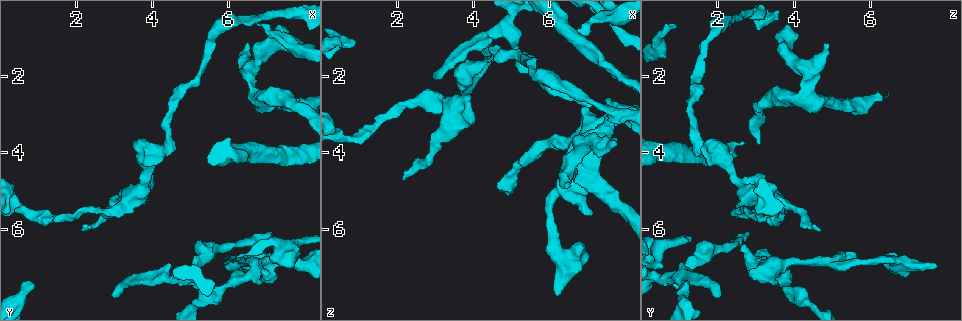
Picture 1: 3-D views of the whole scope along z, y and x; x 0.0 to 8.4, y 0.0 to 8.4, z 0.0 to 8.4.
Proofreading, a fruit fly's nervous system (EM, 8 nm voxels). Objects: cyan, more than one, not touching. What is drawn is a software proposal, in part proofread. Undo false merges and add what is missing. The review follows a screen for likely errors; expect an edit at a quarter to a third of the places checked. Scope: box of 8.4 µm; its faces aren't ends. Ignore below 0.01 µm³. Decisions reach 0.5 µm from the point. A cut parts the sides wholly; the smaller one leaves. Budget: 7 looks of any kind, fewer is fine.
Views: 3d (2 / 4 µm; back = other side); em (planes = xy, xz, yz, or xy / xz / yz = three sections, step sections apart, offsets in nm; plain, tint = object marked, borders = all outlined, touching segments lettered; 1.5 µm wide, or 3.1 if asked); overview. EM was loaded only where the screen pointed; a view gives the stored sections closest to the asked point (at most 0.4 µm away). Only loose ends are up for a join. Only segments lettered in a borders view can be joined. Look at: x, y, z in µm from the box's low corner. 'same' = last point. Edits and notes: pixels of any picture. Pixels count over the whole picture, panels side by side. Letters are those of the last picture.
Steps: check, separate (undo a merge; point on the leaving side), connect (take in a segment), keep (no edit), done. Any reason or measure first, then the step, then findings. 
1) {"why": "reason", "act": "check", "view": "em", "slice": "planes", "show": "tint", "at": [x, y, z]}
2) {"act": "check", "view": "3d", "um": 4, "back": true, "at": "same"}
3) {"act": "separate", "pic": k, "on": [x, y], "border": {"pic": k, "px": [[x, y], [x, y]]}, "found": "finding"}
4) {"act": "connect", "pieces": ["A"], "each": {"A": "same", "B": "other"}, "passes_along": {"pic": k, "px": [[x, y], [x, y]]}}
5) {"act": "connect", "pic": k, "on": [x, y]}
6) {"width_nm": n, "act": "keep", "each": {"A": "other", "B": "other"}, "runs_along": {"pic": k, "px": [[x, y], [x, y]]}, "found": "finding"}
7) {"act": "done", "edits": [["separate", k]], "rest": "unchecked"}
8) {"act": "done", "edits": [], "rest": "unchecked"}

{"why": "branch stops here", "act": "check", "view": "em", "slice": "planes", "show": "plain", "at": [6.75, 0.70, 0.80]}

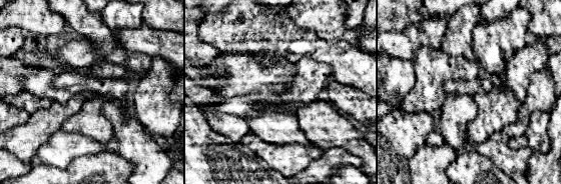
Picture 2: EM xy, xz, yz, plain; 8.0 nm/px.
{"act": "check", "view": "em", "slice": "planes", "show": "borders", "at": "same"}

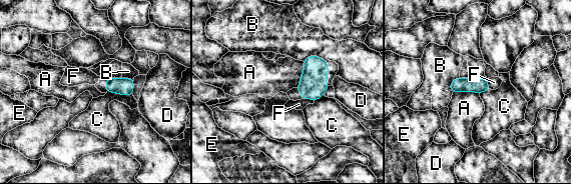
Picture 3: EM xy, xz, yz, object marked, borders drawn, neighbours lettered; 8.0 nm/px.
{"act": "connect", "pieces": ["F"], "each": {"A": "other", "B": "other", "C": "other", "D": "other", "E": "other", "F": "same"}, "found": "the neuron continues"}

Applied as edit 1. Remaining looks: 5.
{"act": "check", "view": "em", "slice": "planes", "show": "borders", "at": [6.50, 1.15, 4.80]}

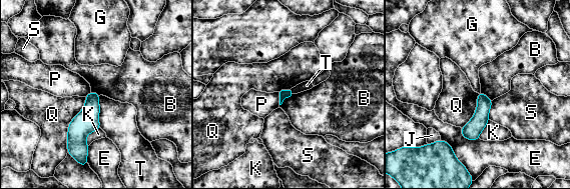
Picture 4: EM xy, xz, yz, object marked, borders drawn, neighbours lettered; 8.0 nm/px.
{"act": "keep", "each": {"B": "other", "E": "other", "G": "other", "J": "other", "K": "other", "P": "other", "Q": "other", "S": "other", "T": "other"}, "border": {"pic": 4, "px": [[292, 94], [279, 105]]}, "found": "no lettered segment goes on from it"}

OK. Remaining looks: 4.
{"act": "check", "view": "em", "slice": "planes", "show": "borders", "at": [2.10, 6.00, 4.65]}

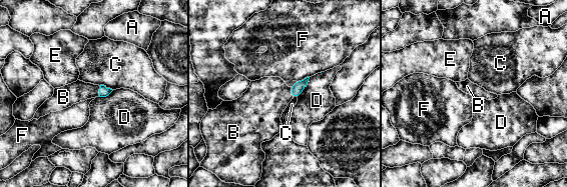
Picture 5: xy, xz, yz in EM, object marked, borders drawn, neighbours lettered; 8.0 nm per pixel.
{"act": "connect", "pieces": ["B"], "each": {"A": "other", "B": "same", "C": "other", "D": "other", "E": "other", "F": "other"}, "passes_along": {"pic": 5, "px": [[297, 89], [291, 93], [262, 104]]}, "found": "the neuron continues"}

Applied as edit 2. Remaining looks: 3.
{"act": "done", "edits": [["connect", 3], ["connect", 5]], "rest": "unchecked"}

